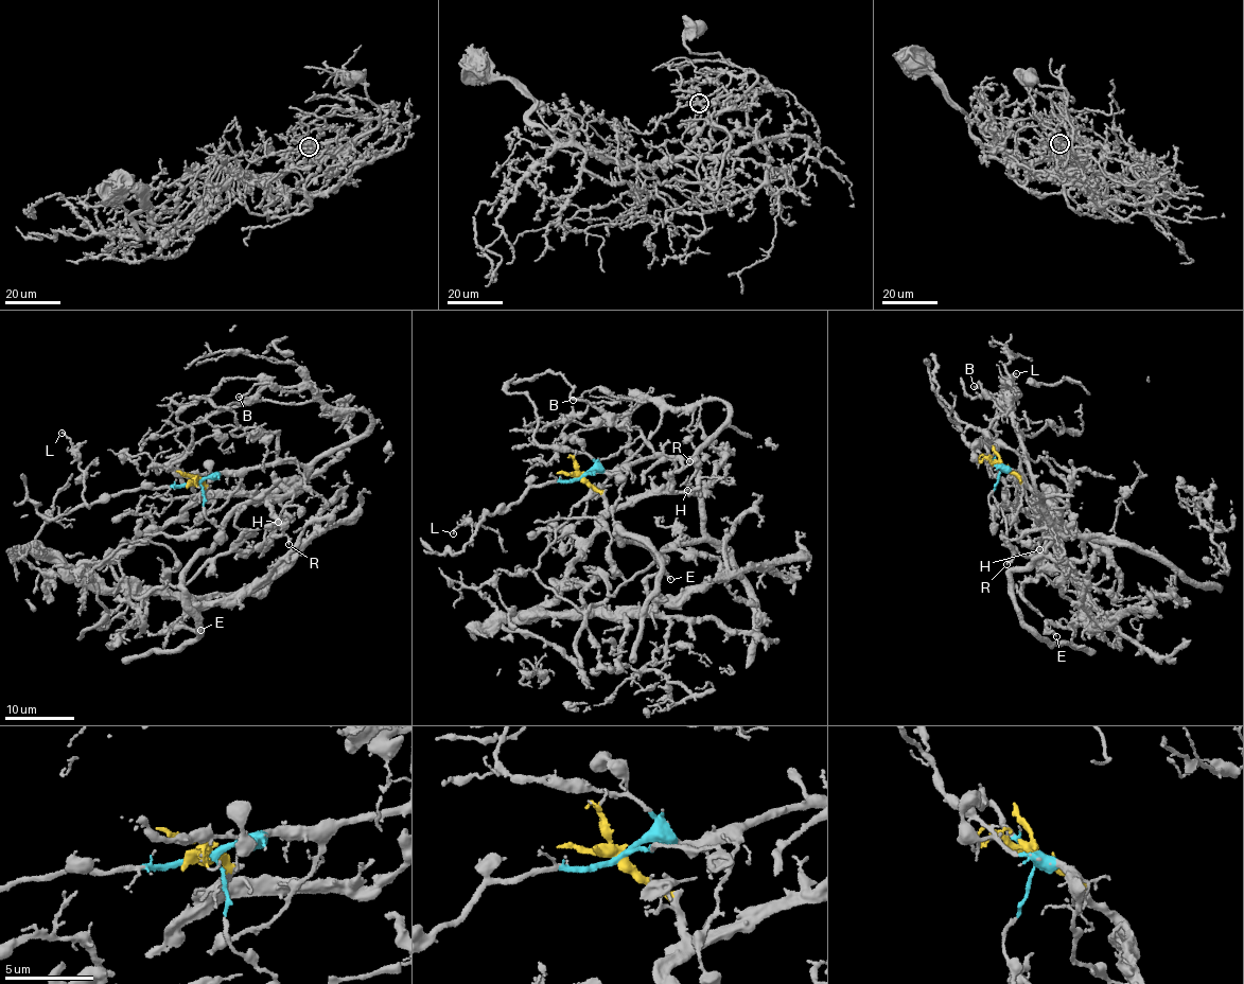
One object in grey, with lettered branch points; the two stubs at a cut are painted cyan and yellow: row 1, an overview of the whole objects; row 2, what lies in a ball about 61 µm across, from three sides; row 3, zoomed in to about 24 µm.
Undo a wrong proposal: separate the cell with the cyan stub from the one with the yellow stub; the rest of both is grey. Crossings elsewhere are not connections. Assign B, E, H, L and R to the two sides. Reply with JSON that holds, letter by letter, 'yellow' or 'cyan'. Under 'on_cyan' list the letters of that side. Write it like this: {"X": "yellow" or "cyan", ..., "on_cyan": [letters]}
{"B": "cyan", "E": "yellow", "H": "yellow", "L": "cyan", "R": "yellow", "on_cyan": ["B", "L"]}

